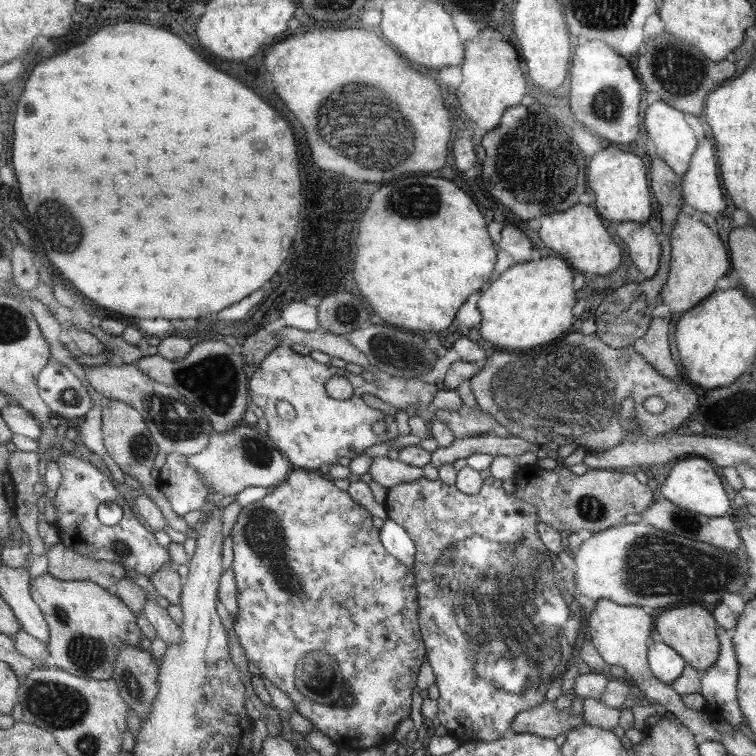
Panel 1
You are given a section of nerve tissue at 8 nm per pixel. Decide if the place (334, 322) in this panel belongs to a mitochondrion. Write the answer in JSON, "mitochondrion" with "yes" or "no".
{"mitochondrion":"yes"}

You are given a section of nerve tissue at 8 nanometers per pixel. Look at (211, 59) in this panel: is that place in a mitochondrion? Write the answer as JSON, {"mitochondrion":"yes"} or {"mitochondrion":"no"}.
{"mitochondrion":"no"}

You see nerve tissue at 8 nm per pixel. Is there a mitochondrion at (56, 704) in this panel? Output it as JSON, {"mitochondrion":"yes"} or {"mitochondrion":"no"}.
{"mitochondrion":"yes"}

